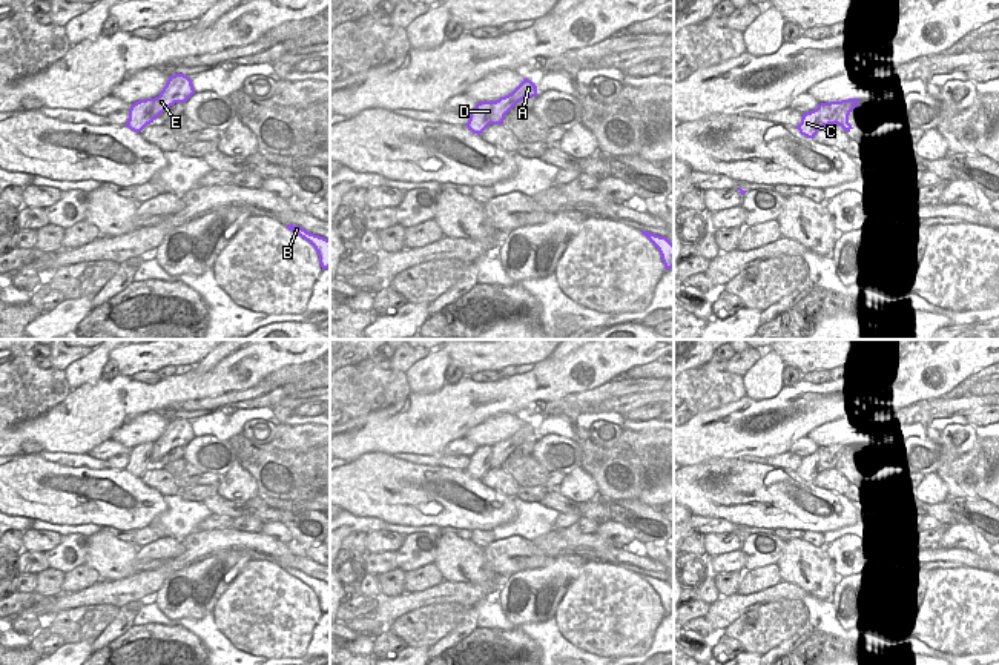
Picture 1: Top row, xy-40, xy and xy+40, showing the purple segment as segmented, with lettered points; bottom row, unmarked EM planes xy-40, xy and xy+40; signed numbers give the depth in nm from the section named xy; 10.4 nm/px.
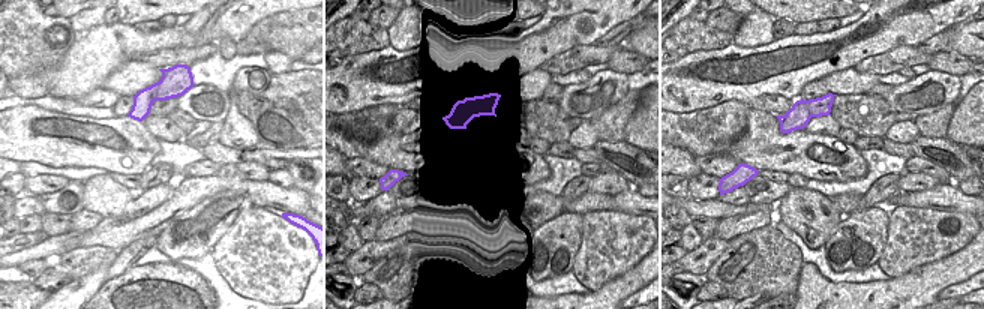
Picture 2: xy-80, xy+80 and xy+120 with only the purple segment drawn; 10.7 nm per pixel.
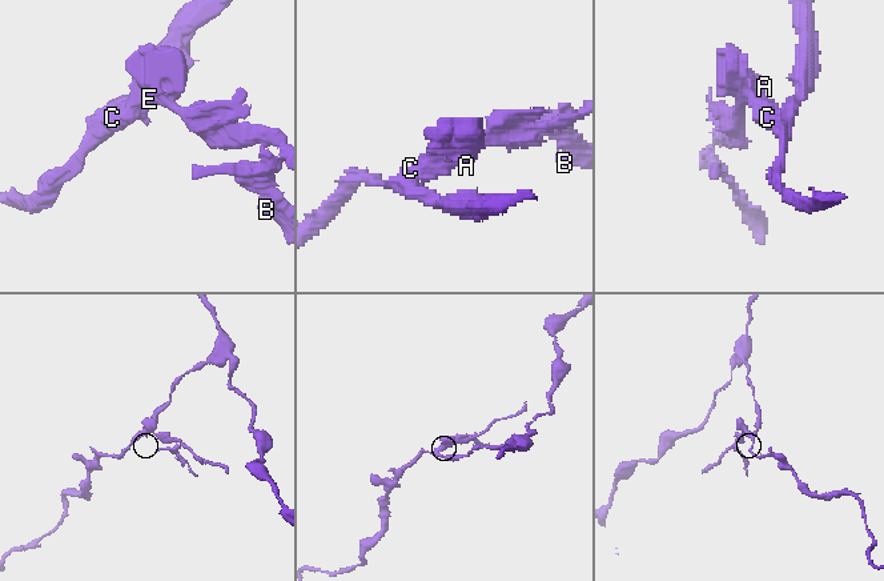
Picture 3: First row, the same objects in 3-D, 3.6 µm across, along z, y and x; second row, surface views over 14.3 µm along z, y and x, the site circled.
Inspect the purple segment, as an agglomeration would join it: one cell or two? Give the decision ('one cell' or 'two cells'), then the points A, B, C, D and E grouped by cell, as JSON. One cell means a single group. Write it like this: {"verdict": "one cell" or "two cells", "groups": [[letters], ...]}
{"verdict": "two cells", "groups": [["A", "B", "D", "E"], ["C"]]}

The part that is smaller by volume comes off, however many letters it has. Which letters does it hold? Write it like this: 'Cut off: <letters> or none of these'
Cut off: A, B, D, E

